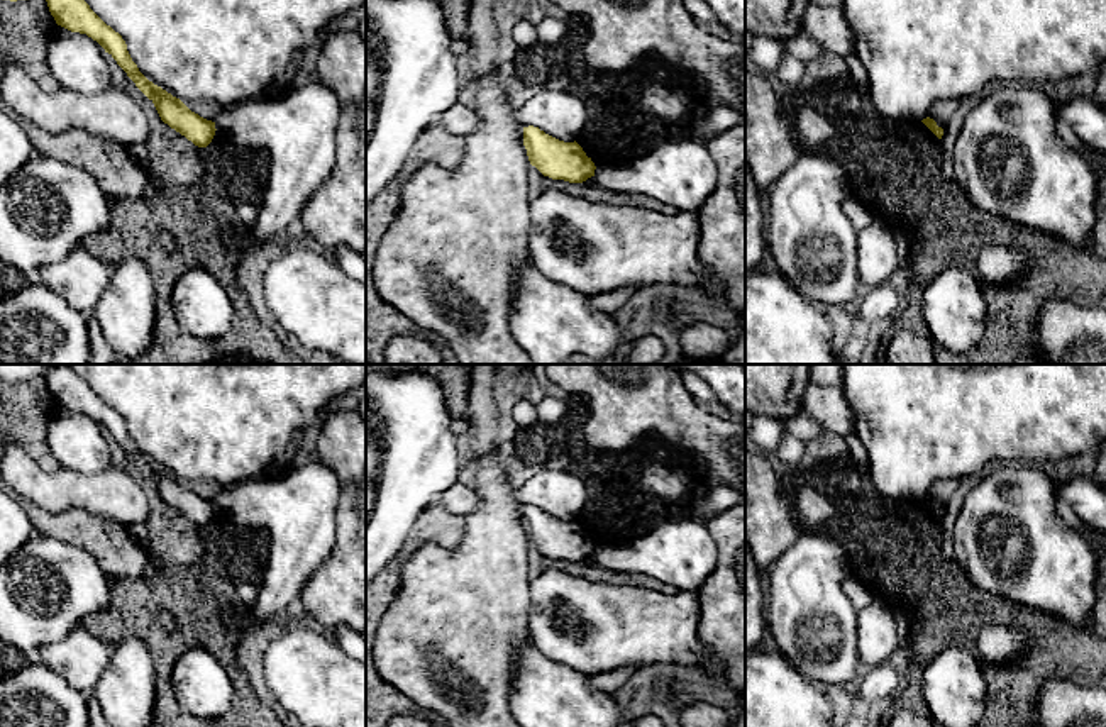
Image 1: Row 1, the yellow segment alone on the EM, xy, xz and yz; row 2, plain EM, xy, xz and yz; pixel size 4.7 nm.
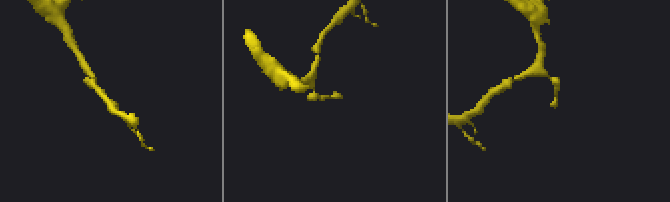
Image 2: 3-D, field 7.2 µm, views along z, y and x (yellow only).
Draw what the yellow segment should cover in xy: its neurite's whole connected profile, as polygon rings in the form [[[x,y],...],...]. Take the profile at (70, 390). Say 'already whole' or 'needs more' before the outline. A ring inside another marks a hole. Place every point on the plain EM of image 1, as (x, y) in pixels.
already whole | [[[0,364],[2,380],[29,380],[42,376],[56,403],[86,413],[108,432],[135,466],[154,483],[161,500],[198,527],[207,527],[215,515],[215,502],[191,491],[180,478],[149,461],[132,441],[119,412],[107,405],[90,385],[68,364]]]

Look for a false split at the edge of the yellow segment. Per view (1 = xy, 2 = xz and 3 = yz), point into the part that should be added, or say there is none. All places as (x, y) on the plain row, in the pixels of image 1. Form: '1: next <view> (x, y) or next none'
1: next none
2: next none
3: next none

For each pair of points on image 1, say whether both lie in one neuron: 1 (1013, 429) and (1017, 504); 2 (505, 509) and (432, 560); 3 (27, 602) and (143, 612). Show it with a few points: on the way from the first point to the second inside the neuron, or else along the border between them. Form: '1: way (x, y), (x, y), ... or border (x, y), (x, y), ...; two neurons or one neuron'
1: border (1049, 465), (1005, 461), (991, 468); two neurons
2: way (488, 527), (456, 560), (451, 560); one neuron
3: border (112, 580), (109, 602), (88, 614), (80, 624); two neurons

